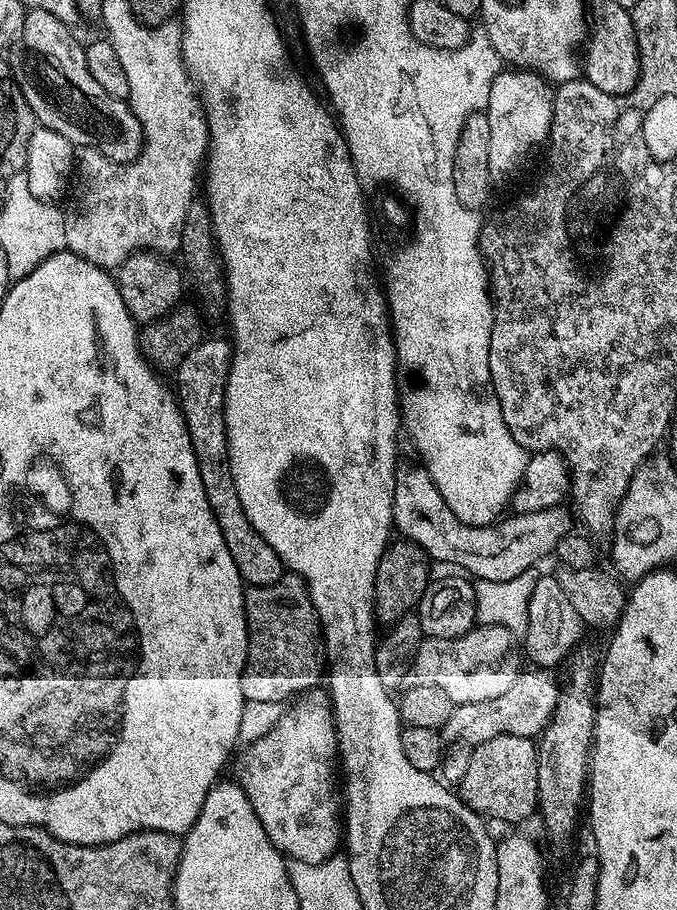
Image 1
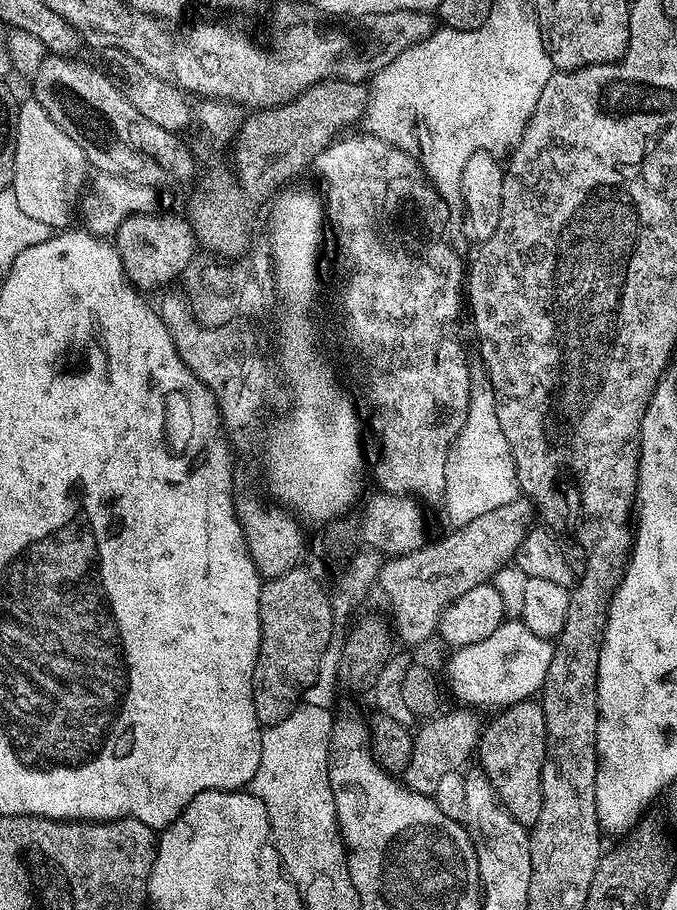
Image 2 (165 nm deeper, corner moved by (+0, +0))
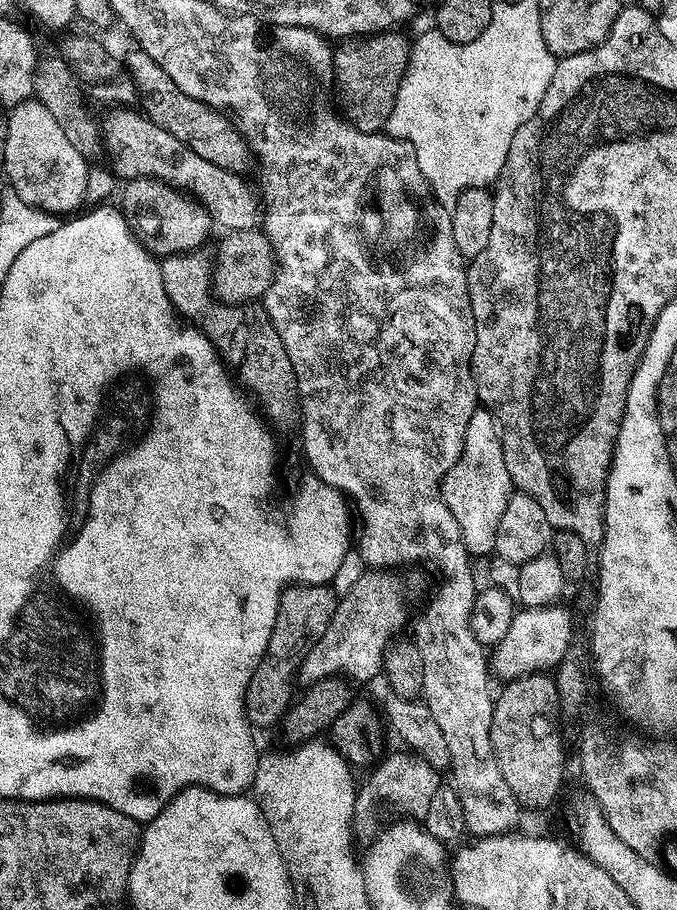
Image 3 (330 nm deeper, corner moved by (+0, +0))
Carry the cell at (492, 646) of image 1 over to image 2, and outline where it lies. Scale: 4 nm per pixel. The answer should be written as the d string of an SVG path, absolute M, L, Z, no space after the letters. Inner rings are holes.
M519 618L505 619L503 624L482 638L482 642L474 642L474 646L462 646L451 653L448 660L448 684L452 687L454 695L460 699L464 706L476 706L472 704L493 704L493 709L503 710L509 704L517 704L523 700L533 699L543 689L546 682L546 670L550 670L550 658L552 657L553 641L538 638L533 634Z

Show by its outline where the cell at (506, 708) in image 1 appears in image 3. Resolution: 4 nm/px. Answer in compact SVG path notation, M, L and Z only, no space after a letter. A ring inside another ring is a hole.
M408 750L399 751L386 757L384 761L381 759L371 769L373 772L365 778L364 785L359 785L356 794L357 813L362 817L372 812L380 826L391 825L395 816L409 816L412 819L409 821L422 822L430 810L436 789L442 784L442 780L436 777L439 775L434 774L433 768L422 757Z

